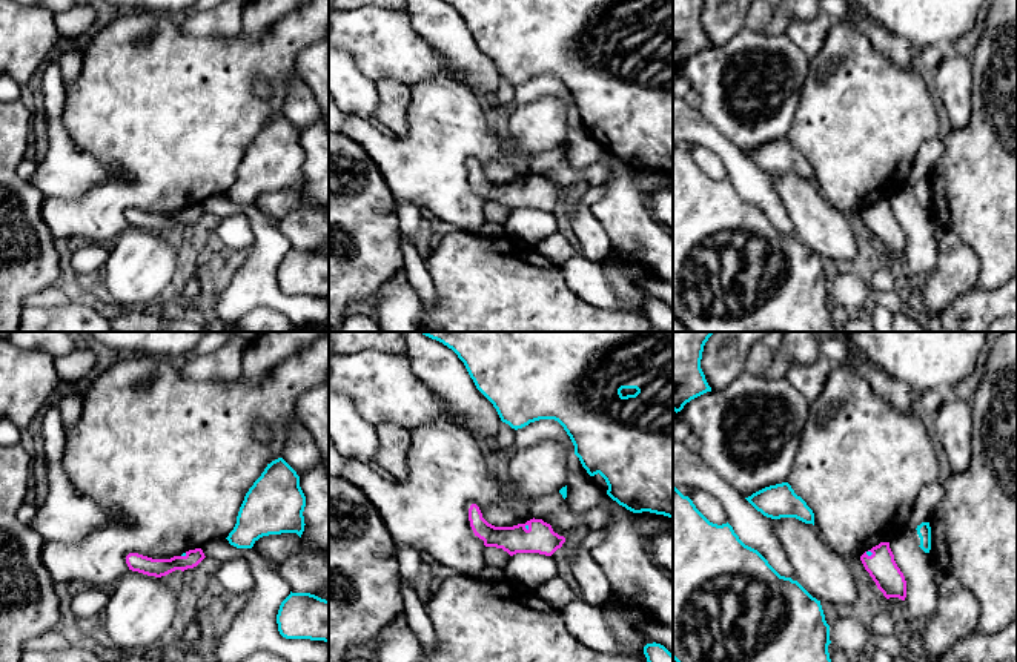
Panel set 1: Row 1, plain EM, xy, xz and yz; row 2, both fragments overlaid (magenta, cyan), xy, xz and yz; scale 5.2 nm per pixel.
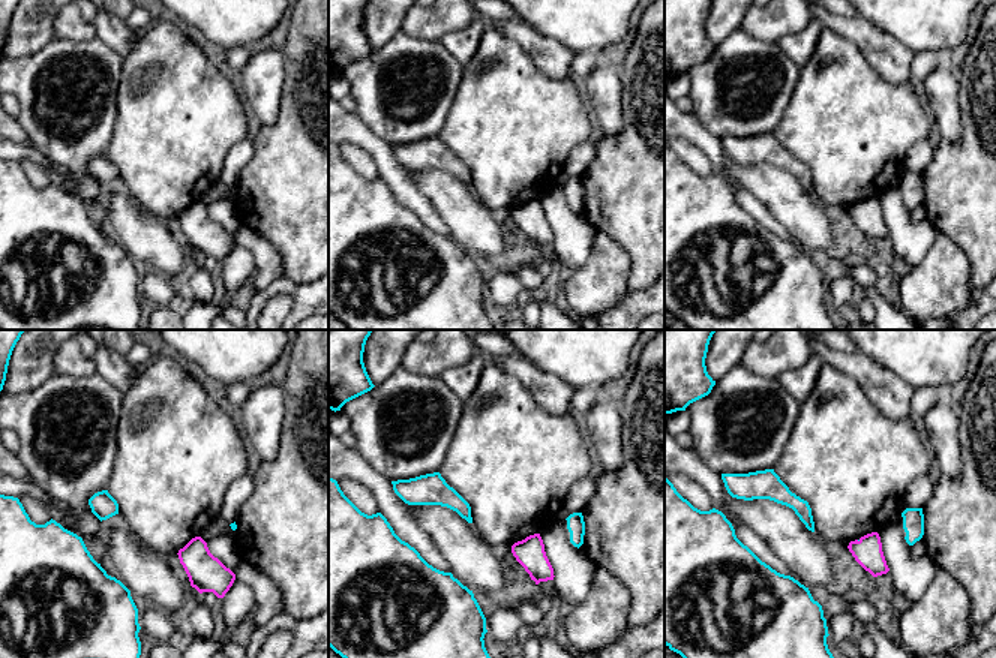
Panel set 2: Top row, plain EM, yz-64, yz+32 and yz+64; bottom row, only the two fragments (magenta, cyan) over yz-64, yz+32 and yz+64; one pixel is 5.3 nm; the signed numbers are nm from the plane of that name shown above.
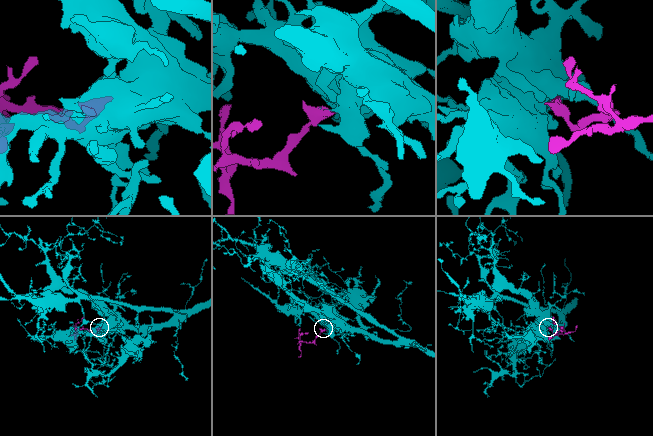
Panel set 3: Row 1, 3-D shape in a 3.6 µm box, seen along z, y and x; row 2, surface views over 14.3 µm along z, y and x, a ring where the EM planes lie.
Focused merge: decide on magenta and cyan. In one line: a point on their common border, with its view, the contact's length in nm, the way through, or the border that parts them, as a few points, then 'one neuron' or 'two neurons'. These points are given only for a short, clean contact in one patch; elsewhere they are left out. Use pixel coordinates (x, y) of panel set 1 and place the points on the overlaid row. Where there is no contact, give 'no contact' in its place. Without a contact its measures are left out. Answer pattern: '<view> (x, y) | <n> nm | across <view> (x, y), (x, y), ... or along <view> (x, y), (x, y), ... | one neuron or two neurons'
yz (870, 550) | 50 nm | across yz (881, 566), (870, 550), (868, 553) | one neuron

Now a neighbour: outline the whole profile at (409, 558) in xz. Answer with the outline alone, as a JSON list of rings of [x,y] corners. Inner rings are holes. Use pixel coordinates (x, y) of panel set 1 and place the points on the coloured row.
[[[399,547],[396,561],[401,579],[407,581],[416,590],[416,579],[422,564],[421,553],[415,547]]]

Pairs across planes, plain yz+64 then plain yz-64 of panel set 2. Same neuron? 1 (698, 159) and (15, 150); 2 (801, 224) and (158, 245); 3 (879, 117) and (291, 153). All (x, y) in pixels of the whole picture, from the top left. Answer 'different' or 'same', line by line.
1: different
2: same
3: different

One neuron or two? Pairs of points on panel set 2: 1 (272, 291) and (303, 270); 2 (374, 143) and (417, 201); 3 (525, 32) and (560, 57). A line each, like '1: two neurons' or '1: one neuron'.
1: two neurons
2: one neuron
3: one neuron

